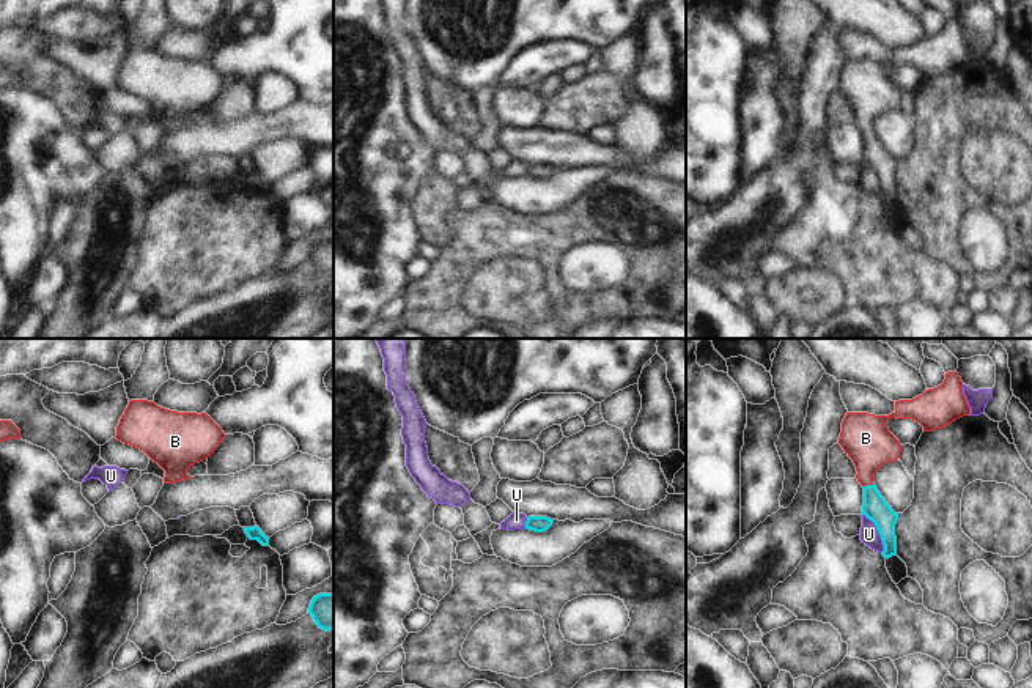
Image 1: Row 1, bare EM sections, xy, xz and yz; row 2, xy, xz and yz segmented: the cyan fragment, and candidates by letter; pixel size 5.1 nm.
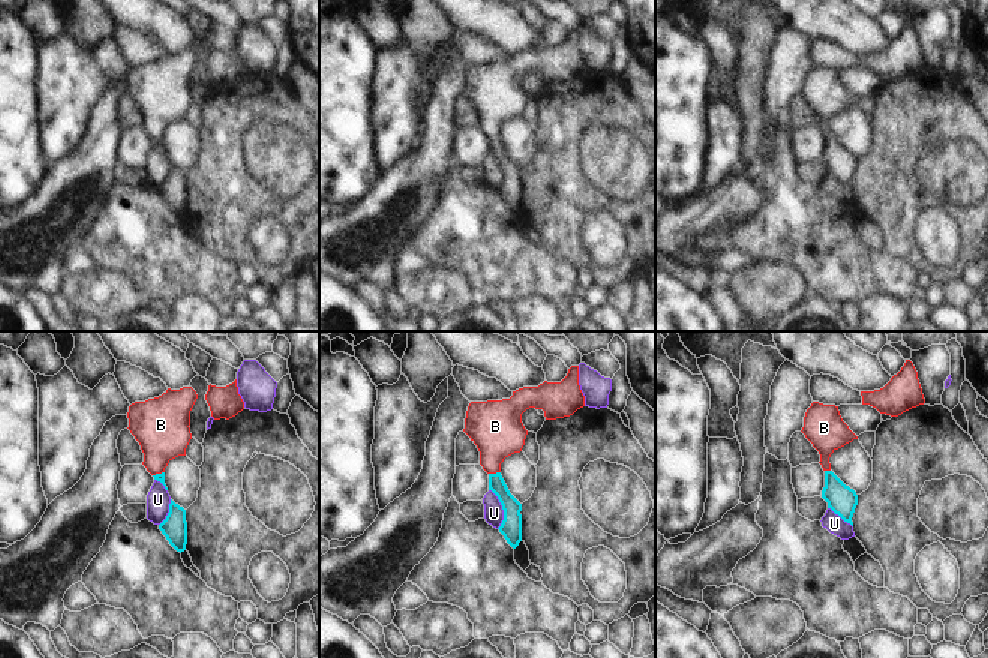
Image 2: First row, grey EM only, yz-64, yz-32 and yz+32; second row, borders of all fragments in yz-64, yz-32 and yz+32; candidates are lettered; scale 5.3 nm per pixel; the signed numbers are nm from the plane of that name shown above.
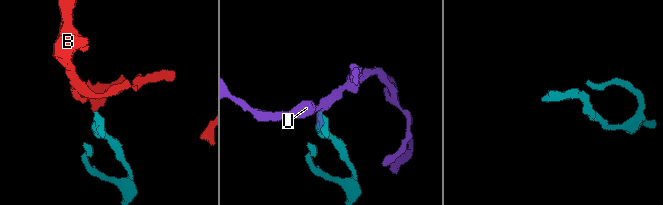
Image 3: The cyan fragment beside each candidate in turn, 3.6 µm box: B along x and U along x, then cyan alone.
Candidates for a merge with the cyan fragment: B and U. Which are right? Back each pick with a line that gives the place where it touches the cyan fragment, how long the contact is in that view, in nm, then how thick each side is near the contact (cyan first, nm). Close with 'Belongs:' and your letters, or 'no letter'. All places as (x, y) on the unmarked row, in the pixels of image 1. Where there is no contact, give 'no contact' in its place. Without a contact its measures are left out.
B: yz (867, 133) | 70 nm | 130/240 nm
Belongs: B

